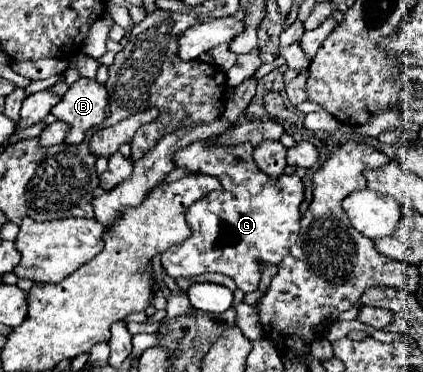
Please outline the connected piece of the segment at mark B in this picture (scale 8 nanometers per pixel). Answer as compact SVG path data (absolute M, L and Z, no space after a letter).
M81 77L79 81L75 81L69 91L63 95L63 99L51 109L51 113L69 125L69 133L65 137L65 143L69 145L79 145L83 141L83 135L87 129L99 125L105 121L105 111L107 111L107 105L109 105L109 95L107 95L107 89L105 85L99 85L95 79L85 79Z

